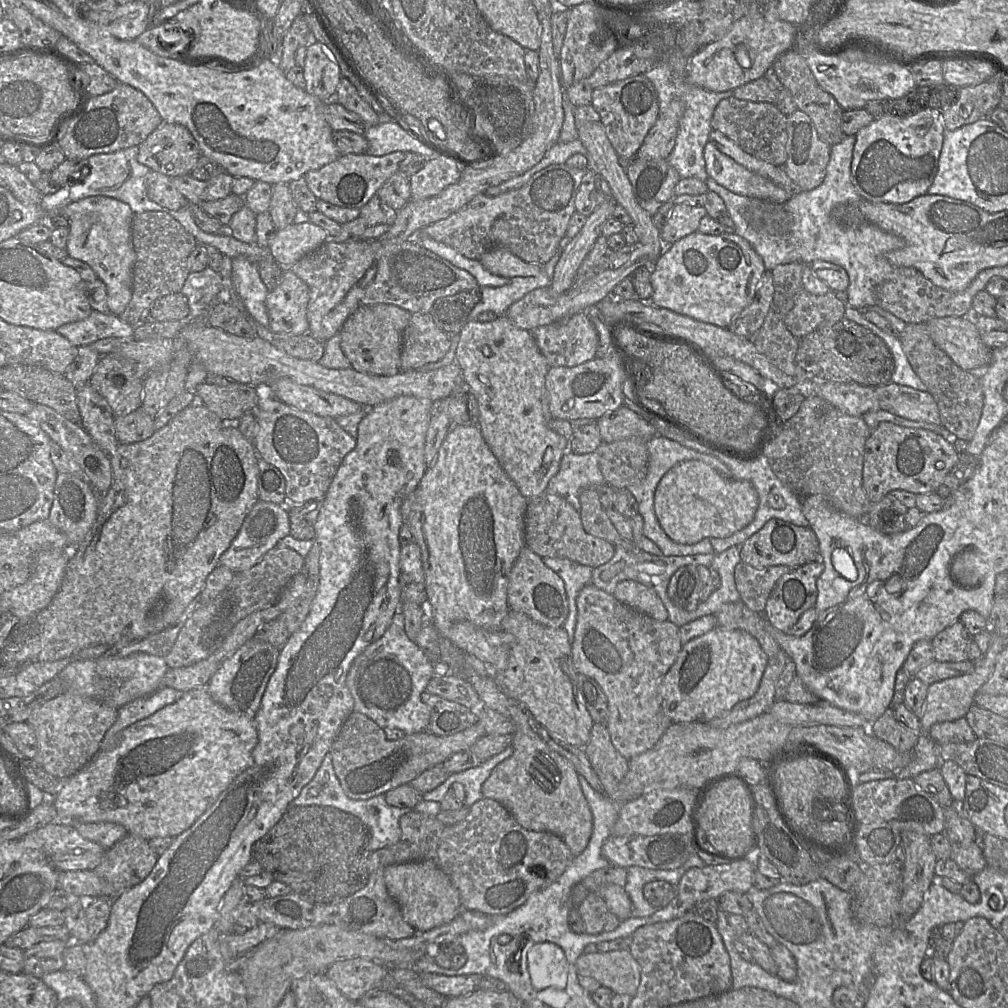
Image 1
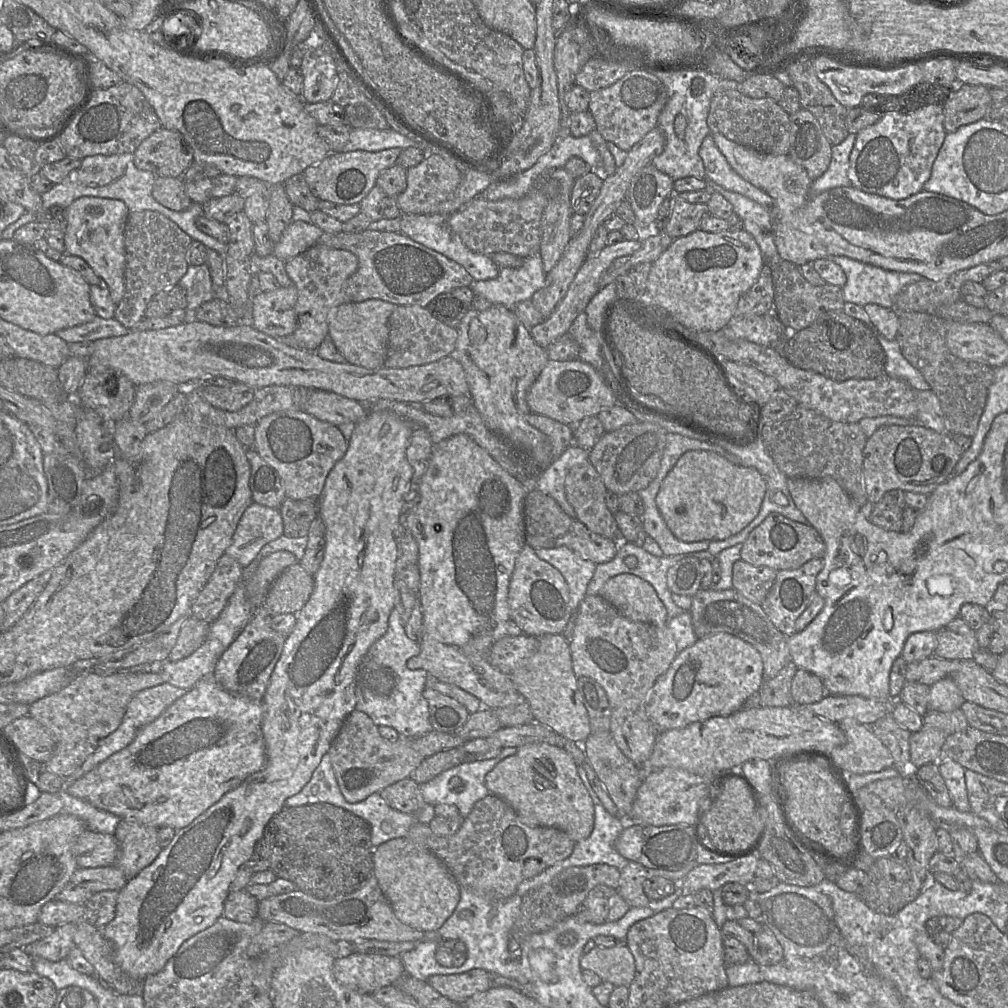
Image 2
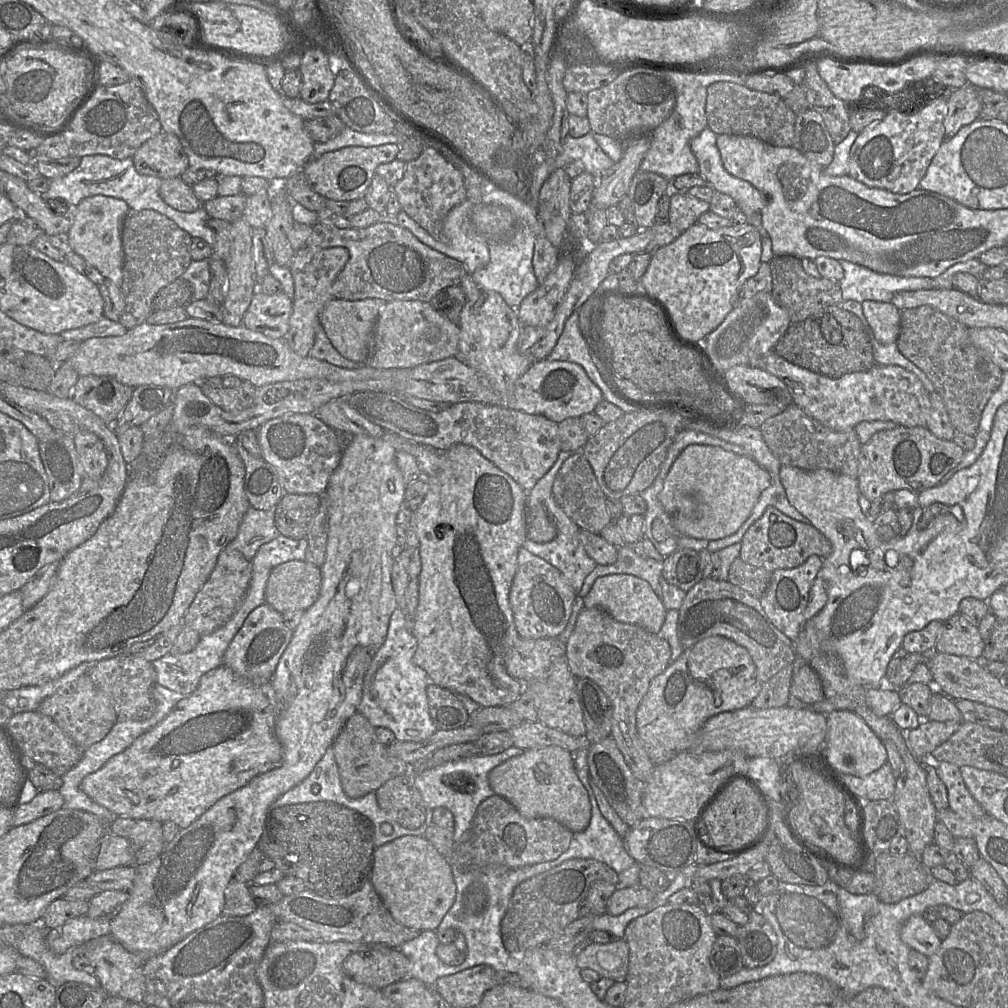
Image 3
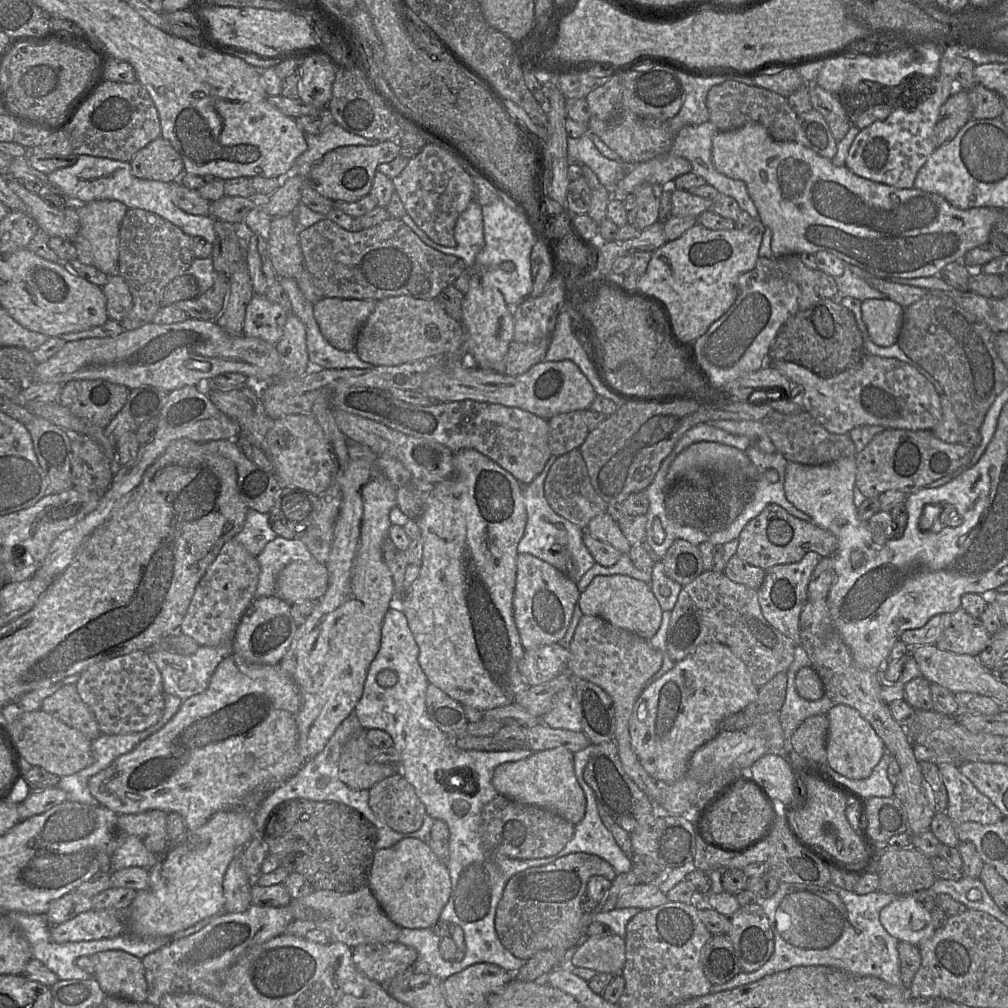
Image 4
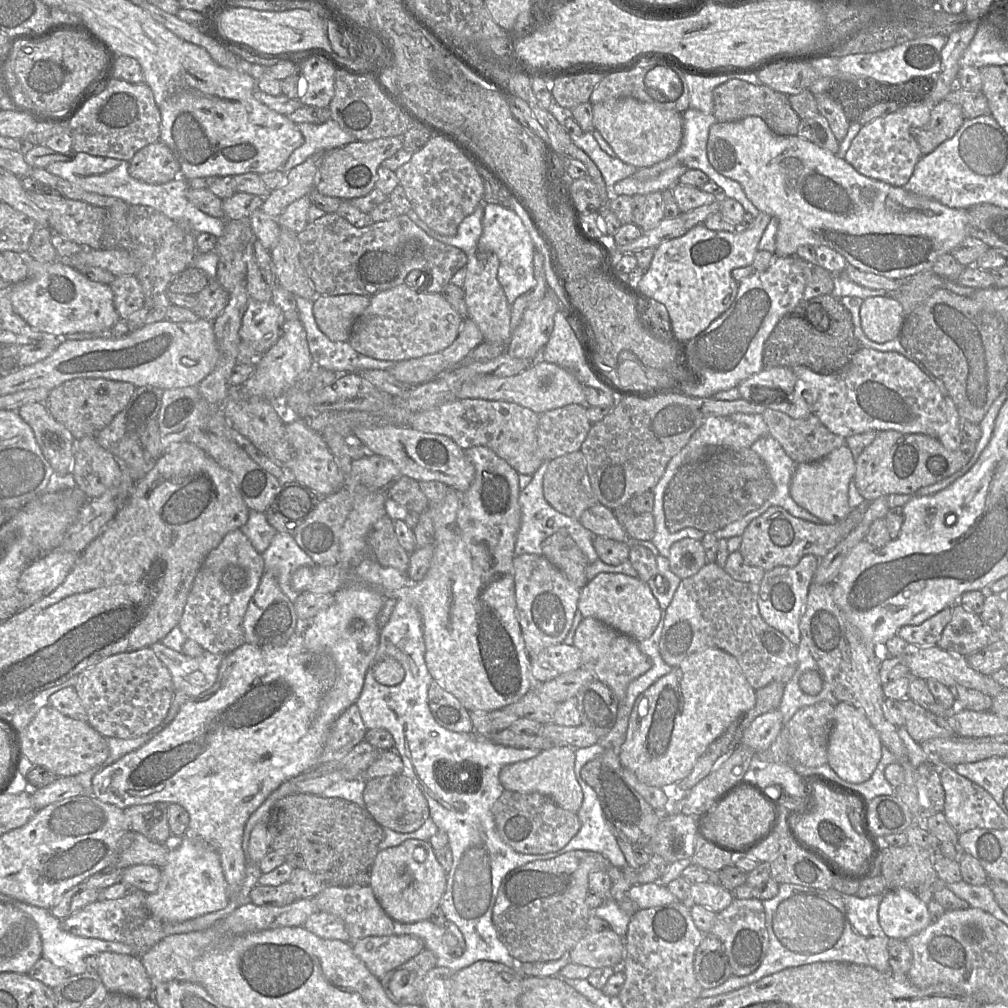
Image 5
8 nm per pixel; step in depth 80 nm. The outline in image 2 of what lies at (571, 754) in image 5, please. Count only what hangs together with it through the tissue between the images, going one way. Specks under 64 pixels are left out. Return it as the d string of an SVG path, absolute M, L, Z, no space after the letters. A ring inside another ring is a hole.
M530 743L497 763L485 776L489 793L507 802L528 827L552 827L565 832L577 843L588 838L594 826L593 802L577 773L577 764L562 748L546 743Z

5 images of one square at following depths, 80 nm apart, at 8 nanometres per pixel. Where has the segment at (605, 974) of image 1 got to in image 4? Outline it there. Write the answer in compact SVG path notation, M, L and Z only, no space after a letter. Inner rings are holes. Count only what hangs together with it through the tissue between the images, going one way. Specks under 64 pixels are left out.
M611 933L606 936L585 936L568 966L617 975L621 974L625 960L624 938Z

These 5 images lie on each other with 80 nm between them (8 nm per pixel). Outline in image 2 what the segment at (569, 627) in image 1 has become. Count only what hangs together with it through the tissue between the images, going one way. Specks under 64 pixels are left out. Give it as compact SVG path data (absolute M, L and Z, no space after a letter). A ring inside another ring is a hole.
M566 546L534 550L541 560L550 563L562 574L568 585L571 610L576 612L586 596L587 586L593 577L596 564L581 558Z

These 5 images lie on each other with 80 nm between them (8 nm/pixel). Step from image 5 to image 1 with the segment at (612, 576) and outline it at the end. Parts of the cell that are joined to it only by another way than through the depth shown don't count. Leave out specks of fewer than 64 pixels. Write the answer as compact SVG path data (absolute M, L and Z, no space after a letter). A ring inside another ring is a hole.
M634 580L620 581L613 592L620 602L657 621L668 620L668 612L652 588Z

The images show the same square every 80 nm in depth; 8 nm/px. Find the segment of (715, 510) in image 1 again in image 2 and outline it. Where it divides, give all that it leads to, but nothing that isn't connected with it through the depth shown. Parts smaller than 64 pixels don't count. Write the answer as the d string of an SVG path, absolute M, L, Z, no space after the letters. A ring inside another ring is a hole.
M707 450L685 452L668 472L656 505L673 535L684 542L725 540L745 528L758 514L766 482L753 467L728 461Z

